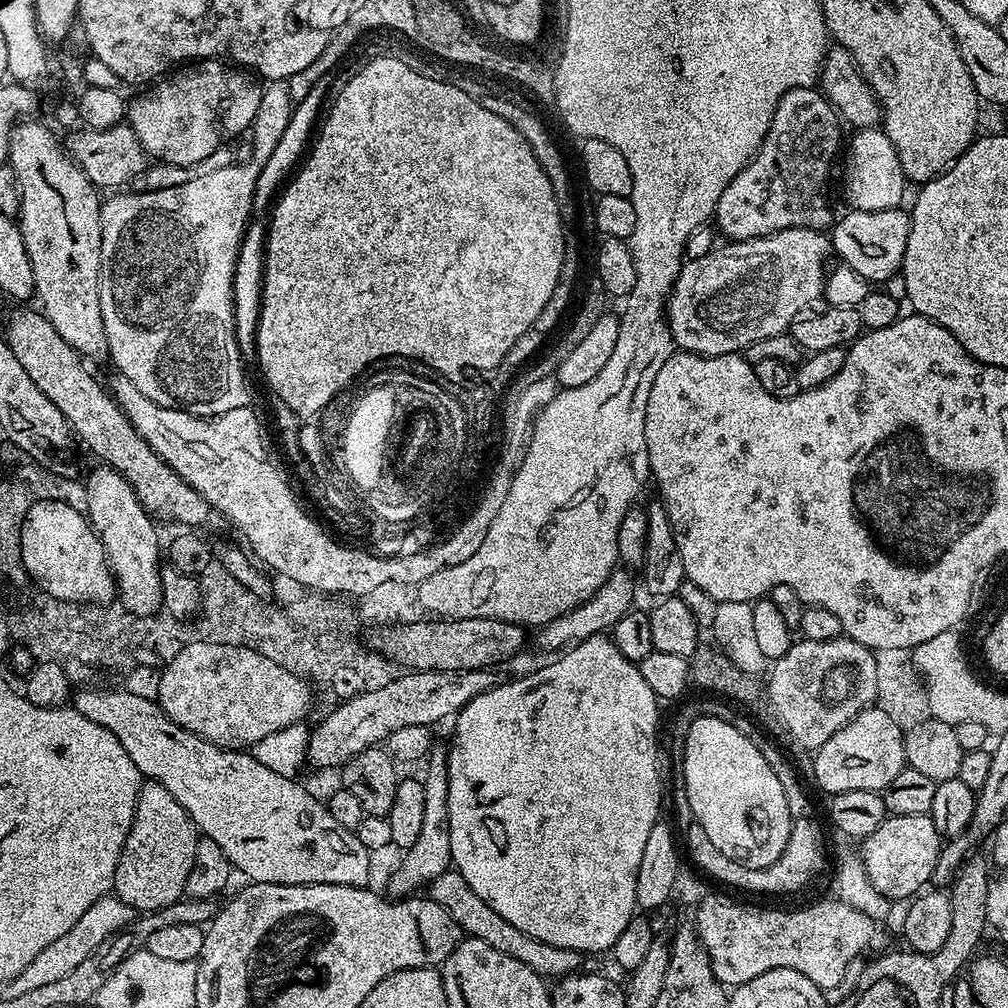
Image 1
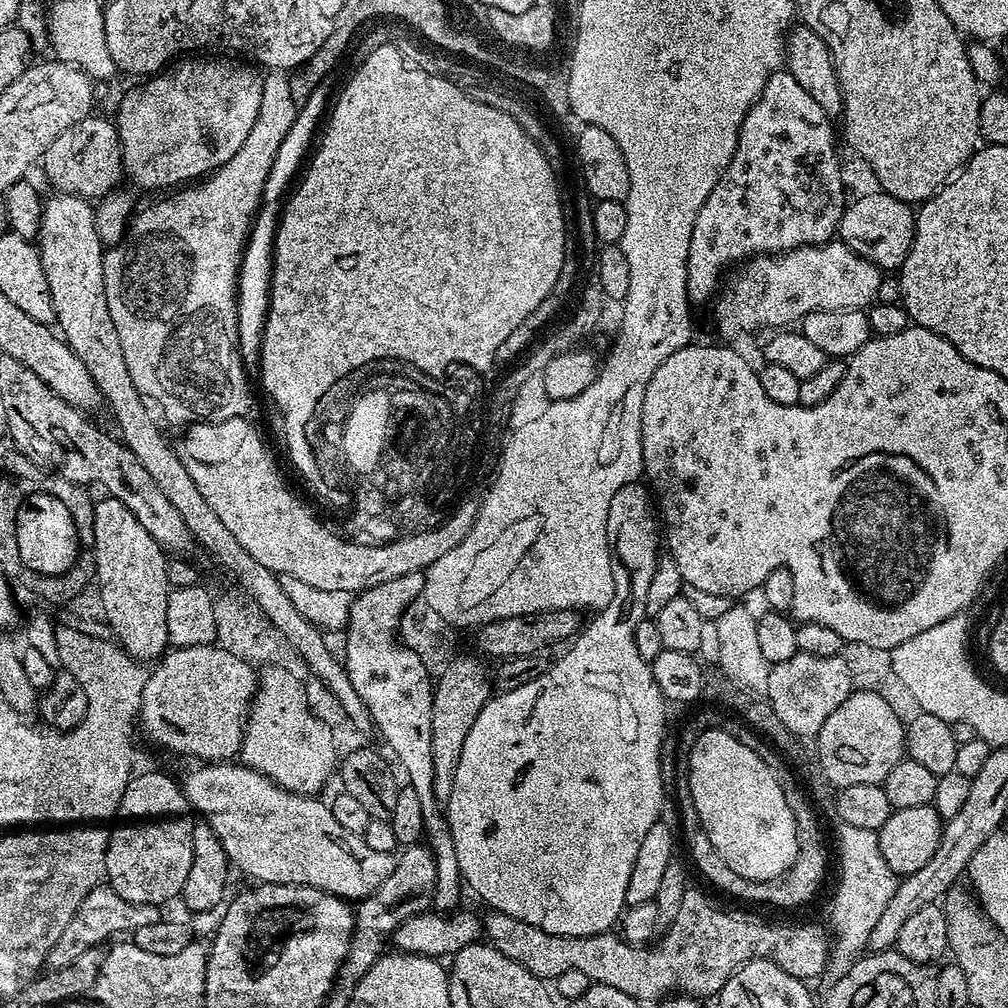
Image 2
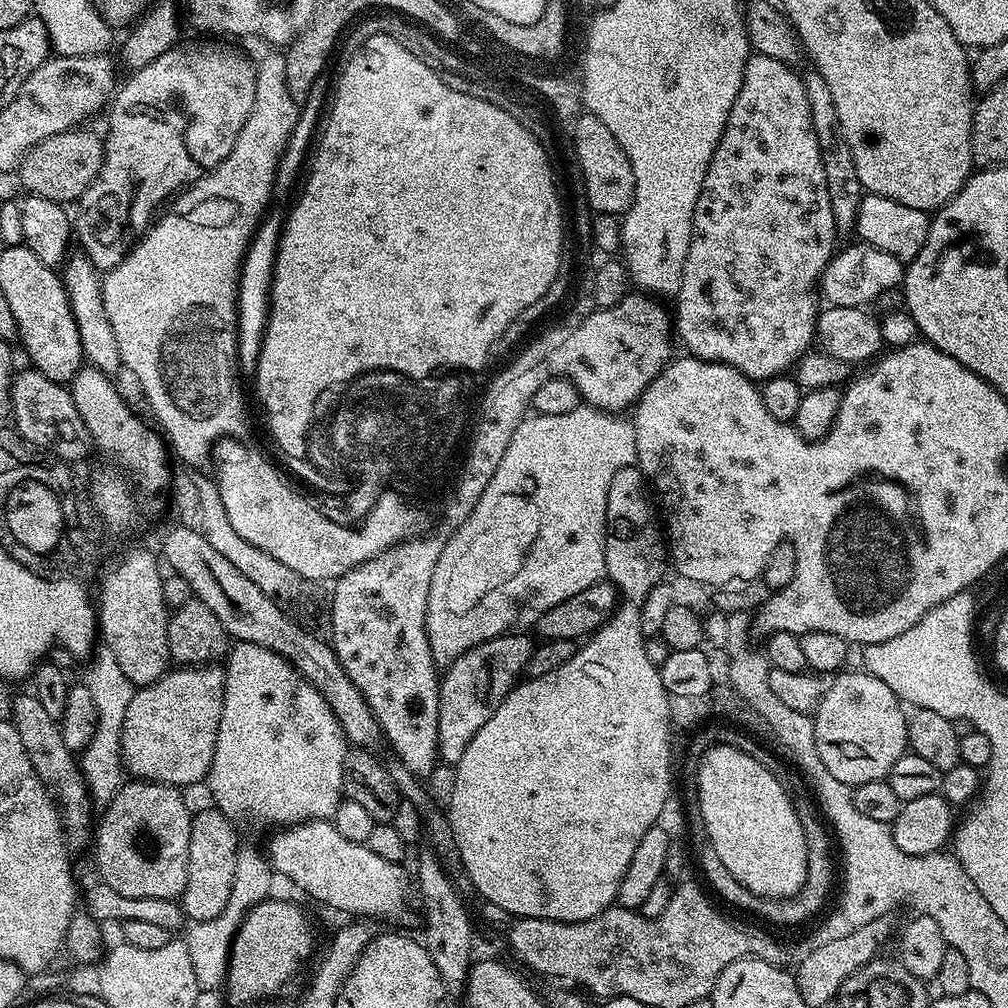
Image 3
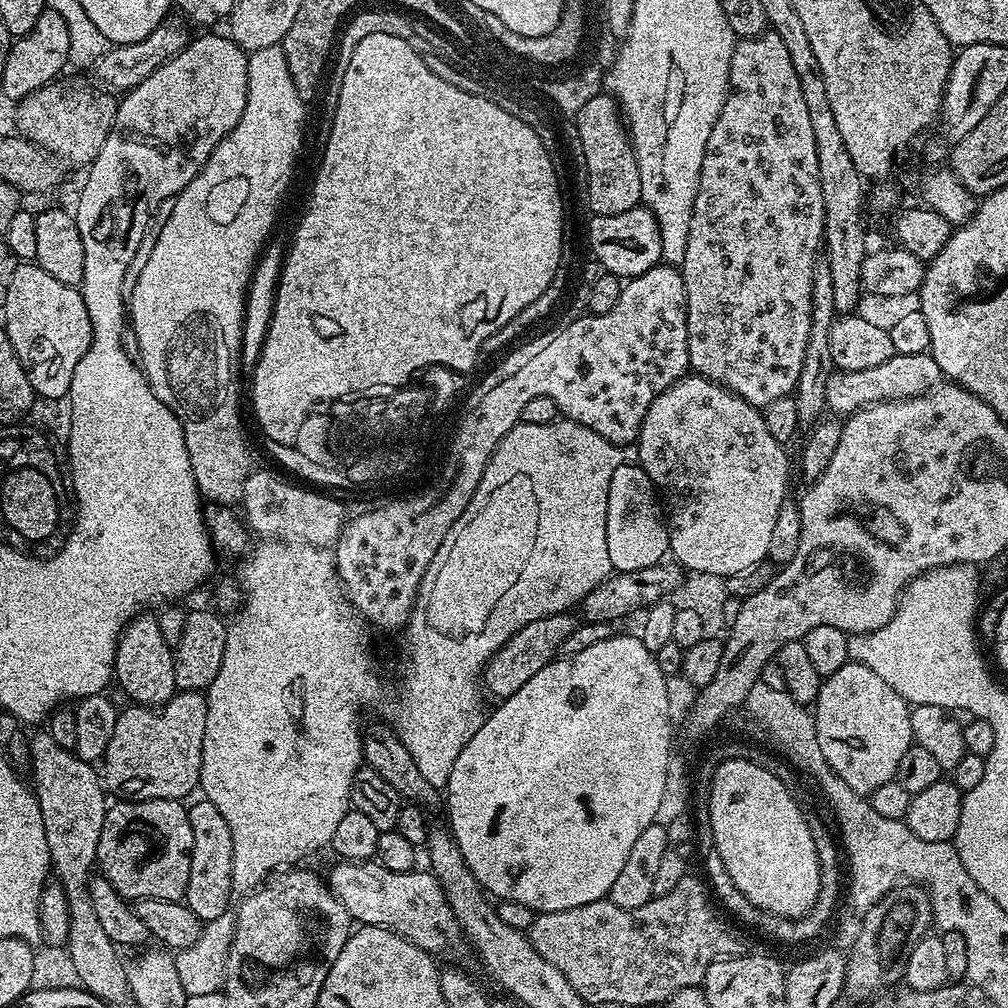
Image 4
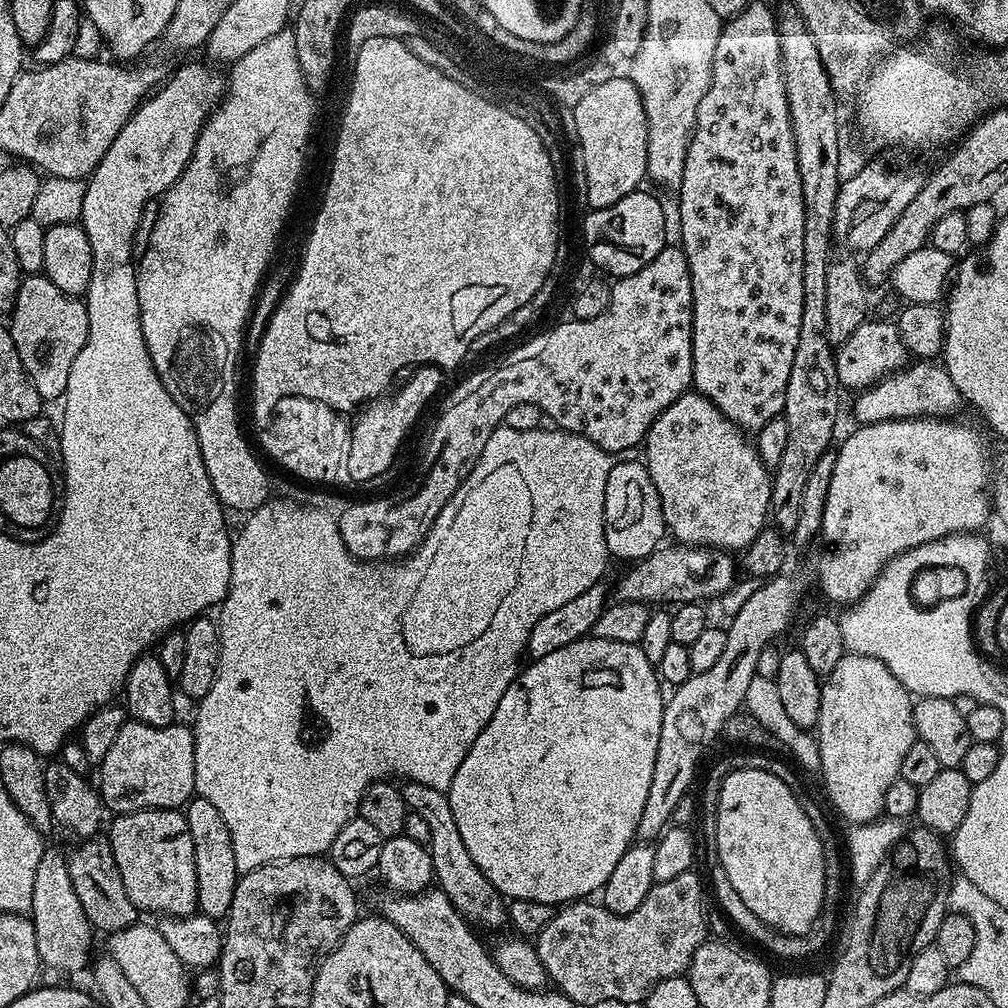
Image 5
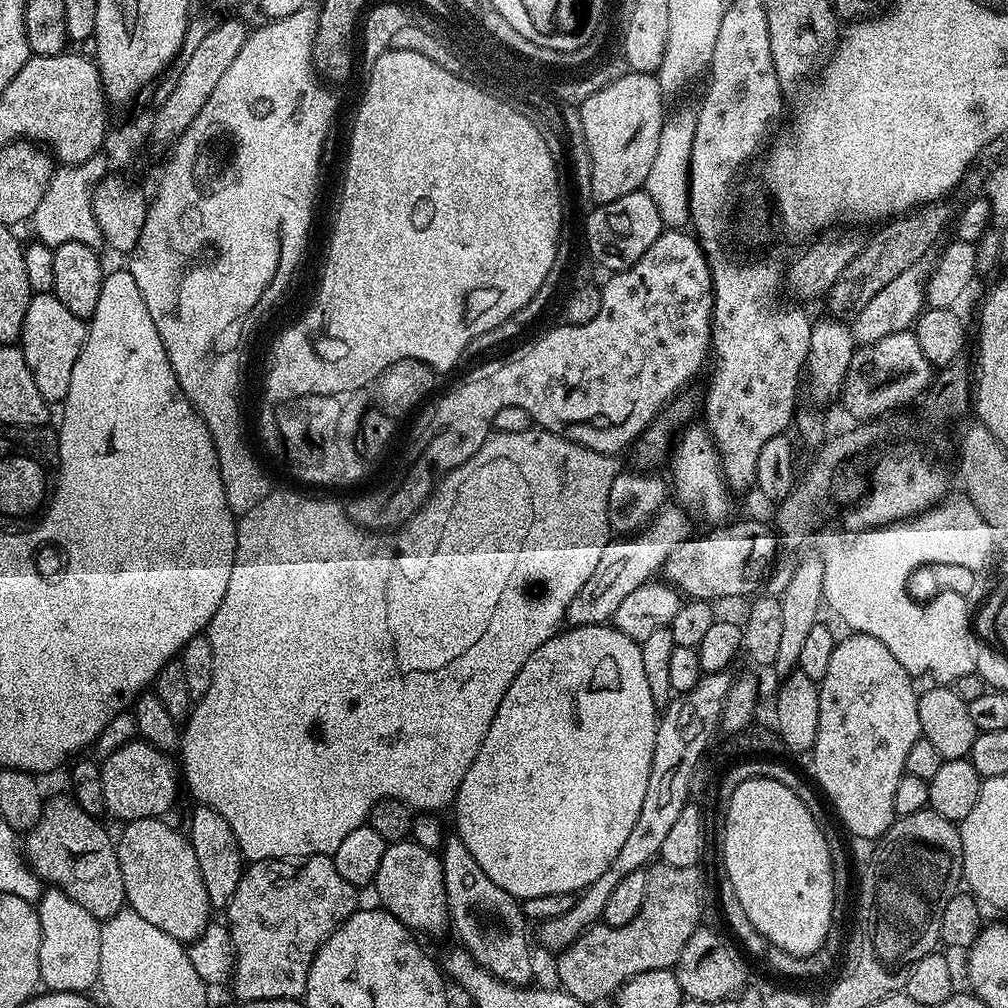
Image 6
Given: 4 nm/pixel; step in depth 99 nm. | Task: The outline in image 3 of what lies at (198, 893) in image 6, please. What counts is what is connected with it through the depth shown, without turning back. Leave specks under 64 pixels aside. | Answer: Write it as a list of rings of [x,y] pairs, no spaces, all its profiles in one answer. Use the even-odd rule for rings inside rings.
[[[129,779],[120,785],[120,789],[114,794],[112,800],[103,805],[104,817],[99,817],[98,827],[94,832],[94,848],[96,844],[96,868],[100,871],[99,879],[103,883],[114,886],[118,894],[126,894],[126,898],[166,898],[176,900],[184,892],[186,886],[186,874],[188,873],[188,859],[190,858],[190,826],[194,815],[193,809],[188,809],[184,801],[185,793],[181,789],[174,788],[170,784],[153,784],[151,780]]]

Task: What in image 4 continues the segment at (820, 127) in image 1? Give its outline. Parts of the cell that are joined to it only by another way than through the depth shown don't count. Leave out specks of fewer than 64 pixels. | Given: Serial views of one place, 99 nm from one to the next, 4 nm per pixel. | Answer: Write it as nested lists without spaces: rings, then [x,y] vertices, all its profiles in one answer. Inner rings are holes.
[[[771,30],[761,36],[740,38],[730,58],[728,74],[728,97],[710,130],[706,142],[705,155],[698,178],[698,188],[694,198],[694,210],[690,218],[690,238],[686,238],[686,254],[682,265],[682,275],[686,286],[686,334],[688,335],[688,367],[695,375],[706,376],[716,384],[721,384],[738,398],[750,402],[750,406],[764,409],[770,402],[782,396],[791,396],[796,391],[796,383],[806,356],[806,342],[810,332],[812,313],[812,278],[814,266],[824,243],[824,207],[822,206],[822,186],[818,178],[818,154],[814,146],[814,126],[810,126],[810,113],[802,99],[798,74],[790,63],[782,38]]]

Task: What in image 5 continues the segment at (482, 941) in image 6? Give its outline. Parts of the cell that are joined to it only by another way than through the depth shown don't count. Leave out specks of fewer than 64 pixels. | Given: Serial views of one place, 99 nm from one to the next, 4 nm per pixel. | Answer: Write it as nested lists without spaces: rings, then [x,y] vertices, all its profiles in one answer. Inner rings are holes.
[[[411,782],[401,787],[400,793],[408,804],[408,811],[418,814],[418,818],[430,825],[430,842],[426,847],[432,859],[432,875],[440,891],[447,894],[462,918],[477,929],[505,927],[508,924],[505,897],[489,882],[486,874],[478,870],[478,862],[470,858],[470,850],[466,850],[466,842],[462,842],[462,833],[454,822],[454,810],[450,810],[447,795],[434,790],[434,786]]]

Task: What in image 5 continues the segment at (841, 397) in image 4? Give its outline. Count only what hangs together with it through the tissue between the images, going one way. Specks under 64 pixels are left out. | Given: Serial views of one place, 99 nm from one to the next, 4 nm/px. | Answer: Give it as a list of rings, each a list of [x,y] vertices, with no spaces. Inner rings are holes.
[[[921,359],[909,363],[898,372],[892,372],[877,384],[871,384],[869,388],[859,389],[855,396],[852,416],[857,425],[877,424],[887,420],[914,420],[917,416],[952,418],[959,413],[956,411],[966,404],[947,370],[939,363]]]

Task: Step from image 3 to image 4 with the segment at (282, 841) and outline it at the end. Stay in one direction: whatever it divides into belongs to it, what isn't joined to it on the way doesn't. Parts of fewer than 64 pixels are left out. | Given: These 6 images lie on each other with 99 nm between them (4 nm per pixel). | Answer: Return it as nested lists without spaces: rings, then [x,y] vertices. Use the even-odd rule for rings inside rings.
[[[336,862],[332,873],[327,873],[326,883],[338,898],[338,902],[346,906],[346,910],[357,925],[369,928],[389,928],[429,954],[452,952],[459,944],[462,944],[458,918],[454,918],[454,910],[450,910],[450,902],[446,902],[446,894],[442,886],[438,886],[438,878],[434,878],[431,871],[420,871],[395,872],[386,870],[386,866],[378,862]]]

